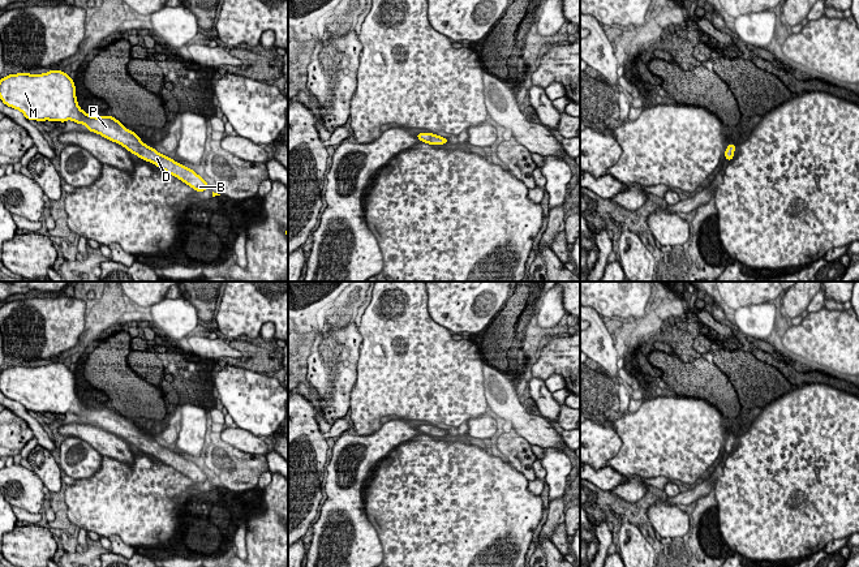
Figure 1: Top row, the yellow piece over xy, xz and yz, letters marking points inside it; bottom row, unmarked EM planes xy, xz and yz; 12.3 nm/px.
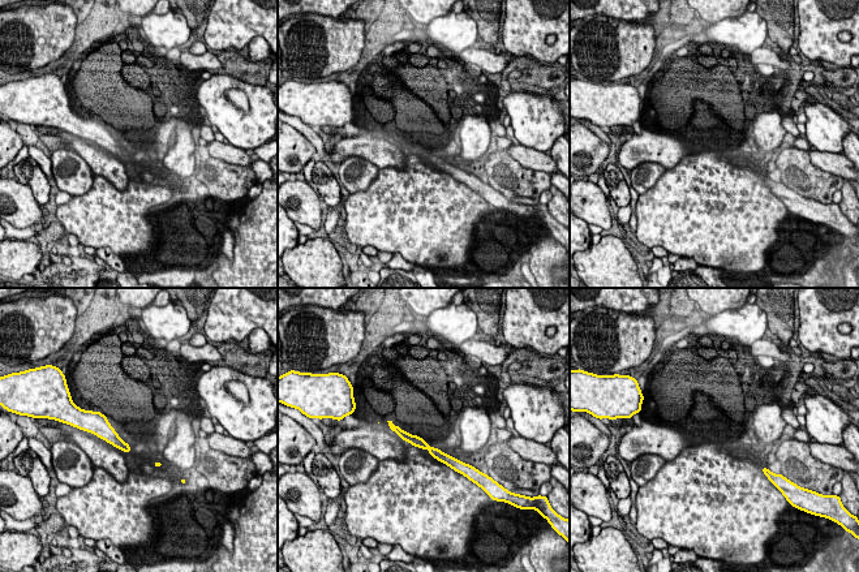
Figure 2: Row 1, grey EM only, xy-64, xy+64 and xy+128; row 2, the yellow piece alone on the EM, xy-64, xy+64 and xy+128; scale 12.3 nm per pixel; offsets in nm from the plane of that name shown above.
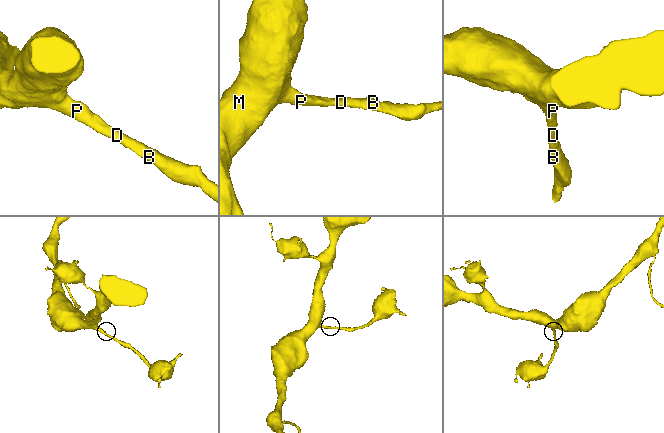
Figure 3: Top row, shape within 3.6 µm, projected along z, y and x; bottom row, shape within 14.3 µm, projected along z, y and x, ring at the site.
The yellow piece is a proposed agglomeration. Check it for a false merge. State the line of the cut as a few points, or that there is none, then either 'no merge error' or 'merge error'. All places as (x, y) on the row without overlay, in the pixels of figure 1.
no cut; no merge error

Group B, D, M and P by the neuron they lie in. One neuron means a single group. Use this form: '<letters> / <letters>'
B D M P

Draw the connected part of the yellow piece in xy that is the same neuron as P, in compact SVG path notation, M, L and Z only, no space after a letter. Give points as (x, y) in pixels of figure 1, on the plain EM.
M61 362L43 366L18 365L0 371L0 391L8 399L21 403L26 411L38 413L72 412L85 416L90 424L124 438L128 443L173 467L197 484L210 481L193 461L159 446L145 437L113 408L95 409L82 403L77 395L74 374Z

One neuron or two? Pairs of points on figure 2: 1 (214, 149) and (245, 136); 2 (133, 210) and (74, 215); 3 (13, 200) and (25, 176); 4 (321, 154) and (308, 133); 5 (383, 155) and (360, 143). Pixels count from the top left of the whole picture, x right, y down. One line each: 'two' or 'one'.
1: two
2: one
3: two
4: one
5: one

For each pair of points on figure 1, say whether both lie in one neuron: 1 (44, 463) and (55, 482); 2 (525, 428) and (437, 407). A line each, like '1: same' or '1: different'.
1: same
2: different

